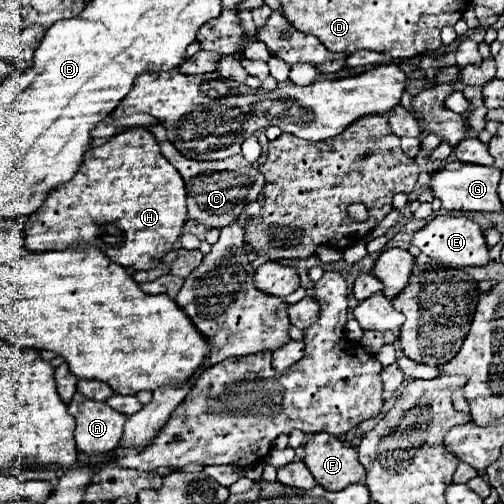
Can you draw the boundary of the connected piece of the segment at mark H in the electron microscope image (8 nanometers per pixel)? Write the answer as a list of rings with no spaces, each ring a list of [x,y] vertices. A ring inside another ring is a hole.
[[[134,127],[114,135],[104,145],[91,147],[86,151],[78,173],[66,185],[52,189],[46,195],[42,207],[28,217],[24,239],[26,249],[30,251],[56,251],[88,243],[102,249],[112,261],[122,267],[148,271],[158,265],[160,257],[172,251],[184,223],[186,187],[180,173],[174,169],[174,165],[170,165],[170,161],[166,161],[166,157],[162,157],[154,135],[144,127]]]

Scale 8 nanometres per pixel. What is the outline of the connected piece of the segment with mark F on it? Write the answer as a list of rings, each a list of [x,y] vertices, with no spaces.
[[[330,433],[314,435],[304,449],[306,467],[316,483],[328,491],[342,491],[350,483],[360,483],[366,477],[366,469],[358,461],[356,449],[346,447]]]

